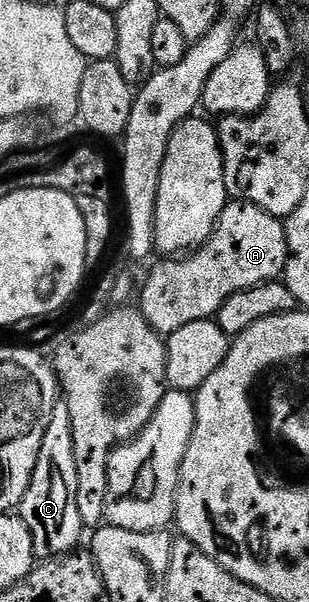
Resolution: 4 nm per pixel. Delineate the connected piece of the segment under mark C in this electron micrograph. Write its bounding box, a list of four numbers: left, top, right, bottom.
[19,403,83,558]

